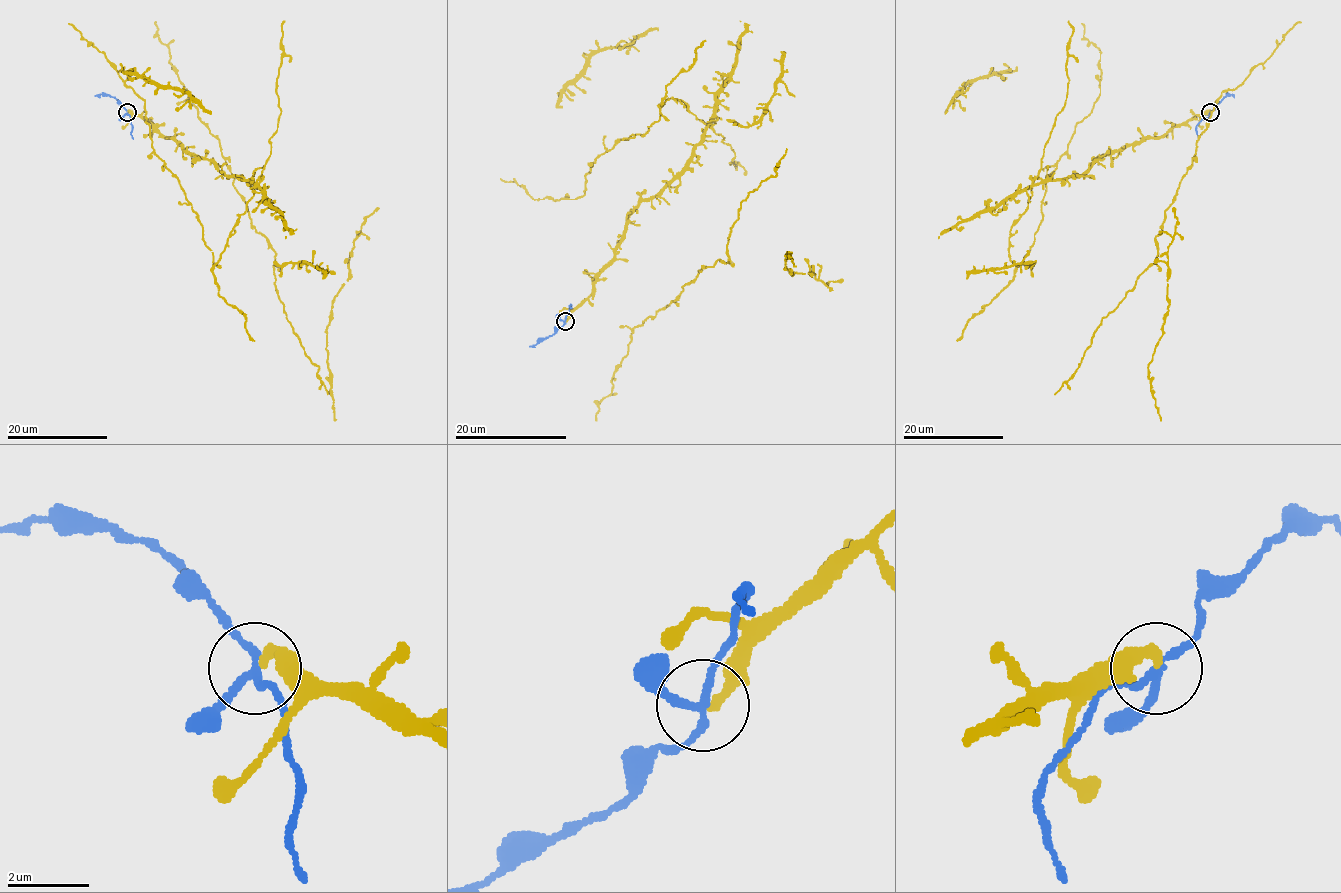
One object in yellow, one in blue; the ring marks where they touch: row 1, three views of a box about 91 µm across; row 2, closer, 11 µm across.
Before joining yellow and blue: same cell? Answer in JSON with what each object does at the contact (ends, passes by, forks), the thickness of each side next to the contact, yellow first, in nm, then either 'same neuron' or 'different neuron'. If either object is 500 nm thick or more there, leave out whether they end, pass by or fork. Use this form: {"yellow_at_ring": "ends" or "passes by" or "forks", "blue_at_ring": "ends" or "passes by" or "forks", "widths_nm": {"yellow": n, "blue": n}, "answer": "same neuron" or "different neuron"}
{"yellow_at_ring": "ends", "blue_at_ring": "forks", "widths_nm": {"yellow": 240, "blue": 170}, "answer": "different neuron"}

